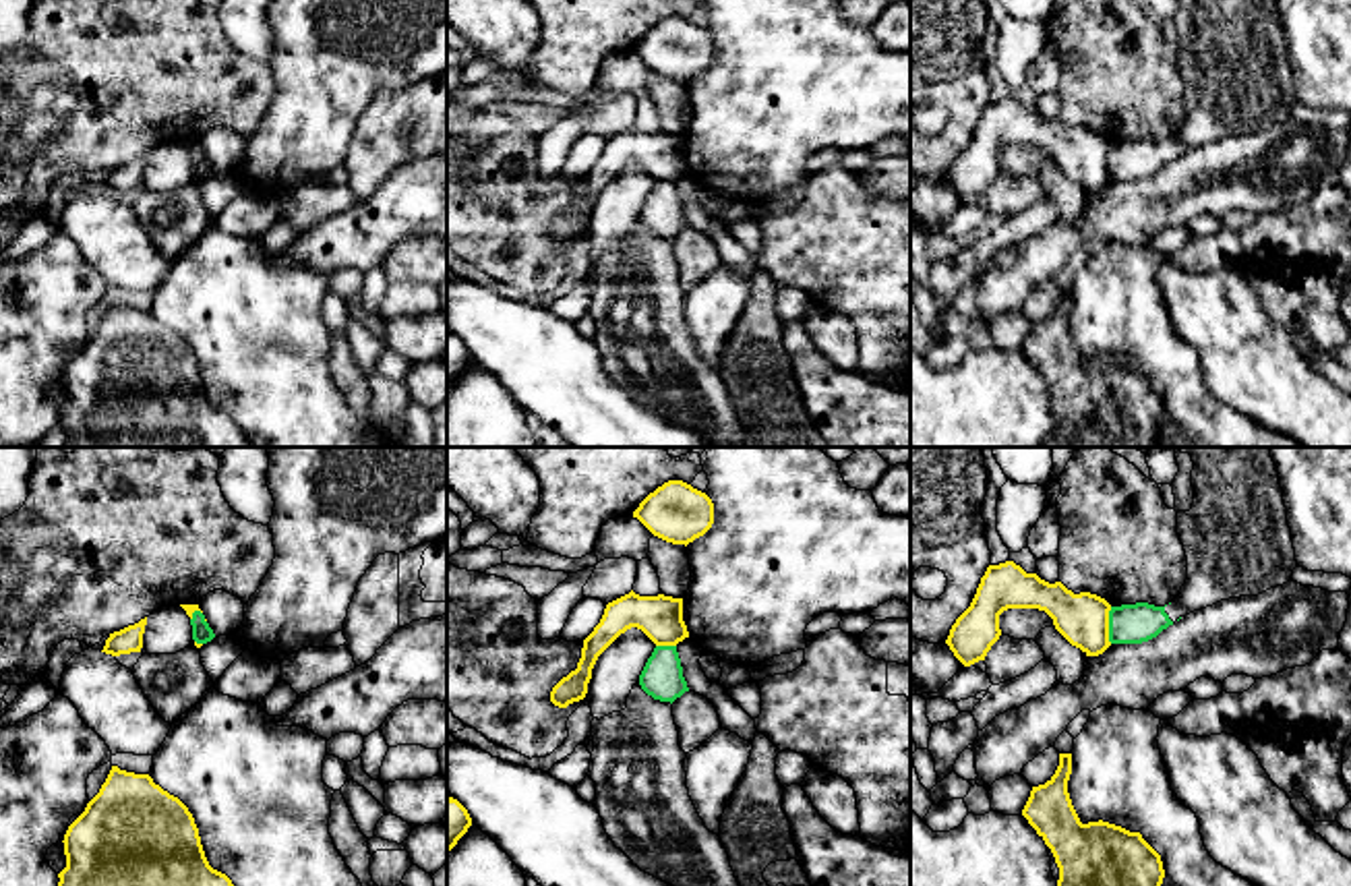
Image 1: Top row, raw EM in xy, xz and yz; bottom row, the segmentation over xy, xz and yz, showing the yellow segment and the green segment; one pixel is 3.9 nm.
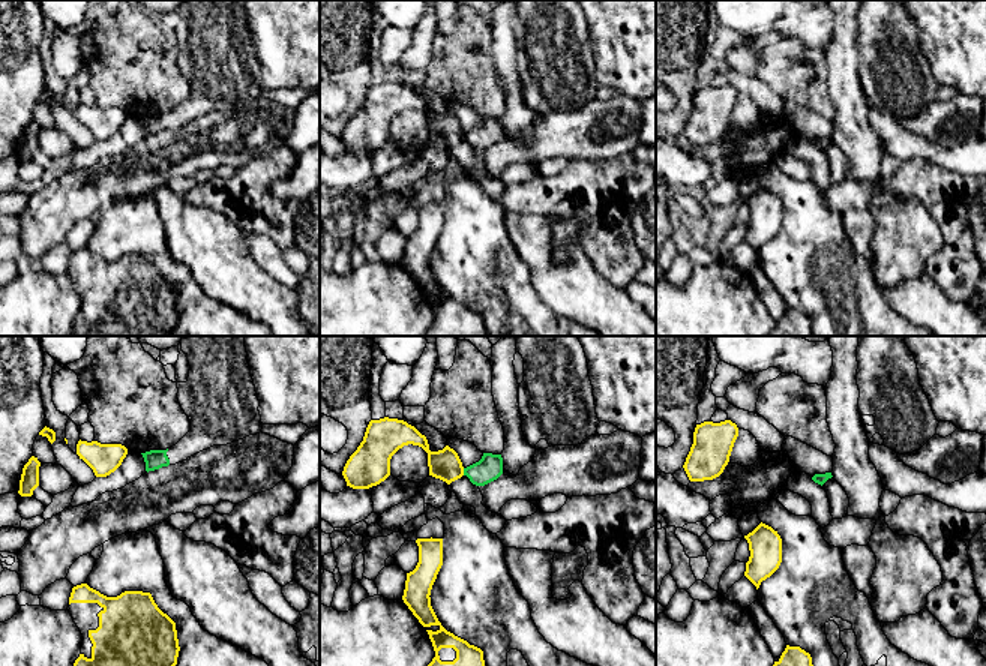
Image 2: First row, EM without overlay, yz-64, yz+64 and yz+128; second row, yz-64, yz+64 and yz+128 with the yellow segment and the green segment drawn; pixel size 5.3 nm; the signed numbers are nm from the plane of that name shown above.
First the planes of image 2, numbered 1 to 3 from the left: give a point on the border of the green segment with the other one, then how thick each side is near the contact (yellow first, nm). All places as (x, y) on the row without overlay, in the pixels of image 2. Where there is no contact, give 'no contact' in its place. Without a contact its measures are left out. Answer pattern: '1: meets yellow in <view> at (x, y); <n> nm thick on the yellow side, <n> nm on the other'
1: no contact
2: meets yellow in yz+64 at (462, 135); 160 nm thick on the yellow side, 140 nm on the other
3: no contact

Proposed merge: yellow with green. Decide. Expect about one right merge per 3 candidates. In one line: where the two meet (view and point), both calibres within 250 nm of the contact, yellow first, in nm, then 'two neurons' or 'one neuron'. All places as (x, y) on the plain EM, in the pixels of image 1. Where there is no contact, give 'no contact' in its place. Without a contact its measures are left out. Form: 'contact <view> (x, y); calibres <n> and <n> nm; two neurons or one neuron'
contact yz (1107, 162); calibres 200 and 160 nm; two neurons

